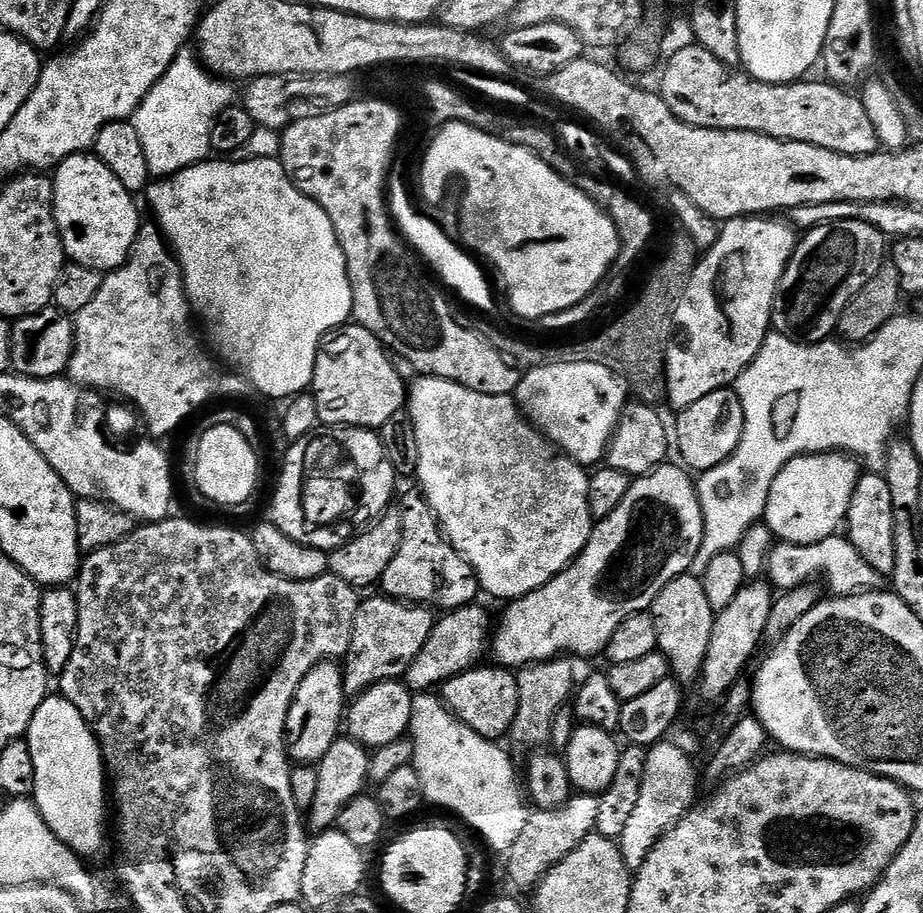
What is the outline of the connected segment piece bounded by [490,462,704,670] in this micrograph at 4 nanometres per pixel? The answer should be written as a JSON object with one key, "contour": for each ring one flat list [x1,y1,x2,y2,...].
{"contour":[[665,462,661,464,660,467,655,468,653,472,646,473,645,476,635,477,630,486,630,490,626,490,626,498,622,498,621,504,614,509,614,514,610,514,610,518,599,521,599,523,593,527,590,538,582,550,582,554,578,554,575,562,566,570,562,570,562,574,558,574,550,582,546,582,546,586,542,586,538,590,534,590,530,594,518,598,514,601,514,607,505,607,508,609,505,610,504,617,500,620,500,629,497,630,496,628,490,636,490,654,492,652,493,658,496,659,493,661,495,661,497,665,509,670,519,670,533,662,539,662,541,660,577,658,576,656,596,656,599,652,601,655,601,653,607,649,610,638,614,638,614,630,618,630,618,626,622,626,622,622,626,618,630,618,630,614,649,611,661,590,674,578,685,575,685,573,691,569,694,558,702,546,704,519,702,518,700,499,696,493,696,484,694,480,691,480,693,477,689,475,683,467,680,468,675,468,672,462]]}

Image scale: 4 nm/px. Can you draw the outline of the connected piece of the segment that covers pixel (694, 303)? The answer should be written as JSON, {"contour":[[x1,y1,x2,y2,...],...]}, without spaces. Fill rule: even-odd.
{"contour":[[759,215,727,221,719,229,712,248,699,257,690,282,672,311,670,335,664,349,664,377,668,387,666,404,675,410,694,406,698,398,706,398,706,394,714,394,714,390,735,385,750,362,754,362,758,350,762,350,762,342,772,328,774,294,798,243,797,229,776,219,780,218]]}

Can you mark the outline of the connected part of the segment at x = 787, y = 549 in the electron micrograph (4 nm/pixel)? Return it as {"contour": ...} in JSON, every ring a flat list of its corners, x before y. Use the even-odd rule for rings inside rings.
{"contour":[[843,535,828,536,822,542,813,544,773,543,766,561,766,580,773,589,789,592,804,584,820,582,824,579,823,587,829,588,833,597,857,596,859,592,870,592,881,587,882,577,864,558,851,540]]}

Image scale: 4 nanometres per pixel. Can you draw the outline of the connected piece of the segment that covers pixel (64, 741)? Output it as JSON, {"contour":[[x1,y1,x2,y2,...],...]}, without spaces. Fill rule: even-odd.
{"contour":[[50,694,42,702,42,706,38,706,38,710,34,710,34,718,30,722,26,739,30,746,30,758,34,758,34,803,36,809,42,814,42,818,46,822,46,826,50,826,50,830,54,830,54,834,70,849,81,858,89,858,88,856,96,856,104,848,104,800,106,804,106,769,104,767,104,756,100,753,100,744,96,741,96,734,92,731,86,721,82,718,82,714,78,710,78,706,74,706,63,694]]}

